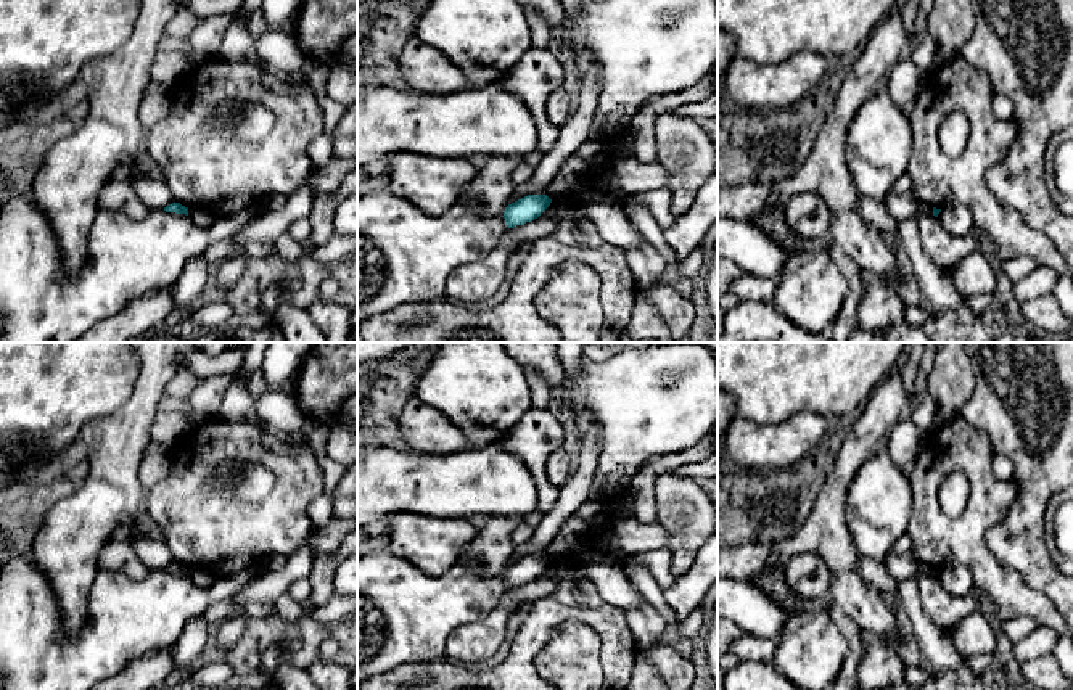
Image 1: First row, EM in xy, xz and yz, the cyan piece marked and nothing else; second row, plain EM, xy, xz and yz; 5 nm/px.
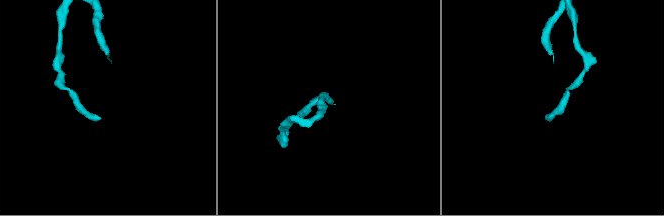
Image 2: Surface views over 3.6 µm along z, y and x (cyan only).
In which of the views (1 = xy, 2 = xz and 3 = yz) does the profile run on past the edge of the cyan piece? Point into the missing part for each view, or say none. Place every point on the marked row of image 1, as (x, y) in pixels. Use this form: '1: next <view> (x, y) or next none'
1: next none
2: next none
3: next none

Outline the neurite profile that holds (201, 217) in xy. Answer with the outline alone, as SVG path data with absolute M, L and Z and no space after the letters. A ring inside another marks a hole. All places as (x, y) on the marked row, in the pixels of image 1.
M188 207L188 216L201 228L208 228L208 227L214 225L214 222L217 219L217 216L214 216L201 207Z

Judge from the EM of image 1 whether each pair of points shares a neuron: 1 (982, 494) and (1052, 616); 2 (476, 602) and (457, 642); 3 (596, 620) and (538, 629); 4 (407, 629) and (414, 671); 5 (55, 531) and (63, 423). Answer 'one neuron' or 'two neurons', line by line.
1: one neuron
2: two neurons
3: one neuron
4: two neurons
5: two neurons

